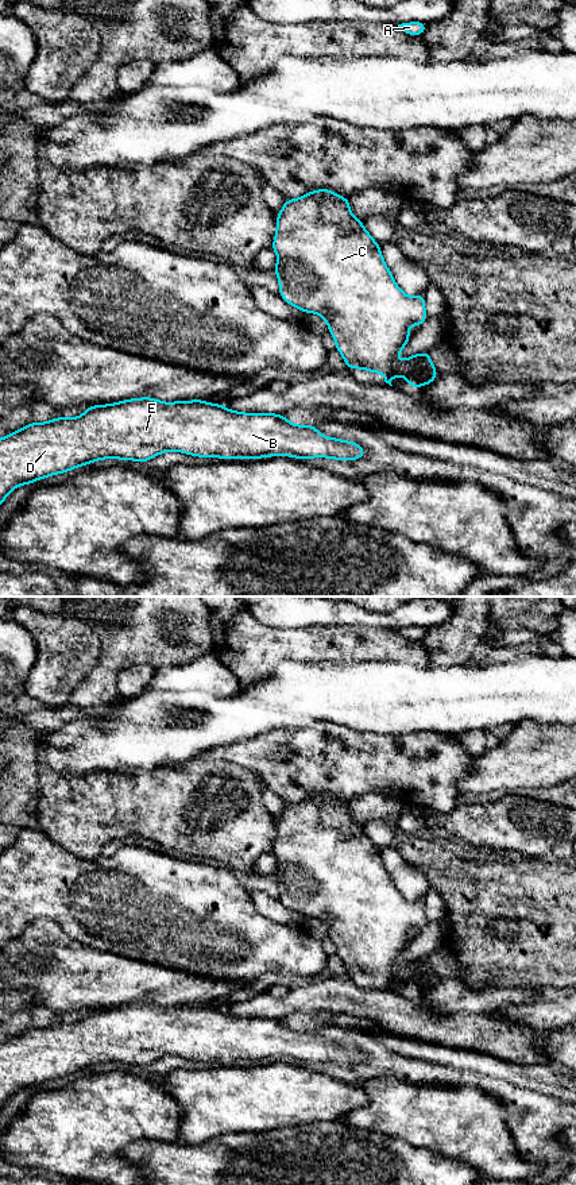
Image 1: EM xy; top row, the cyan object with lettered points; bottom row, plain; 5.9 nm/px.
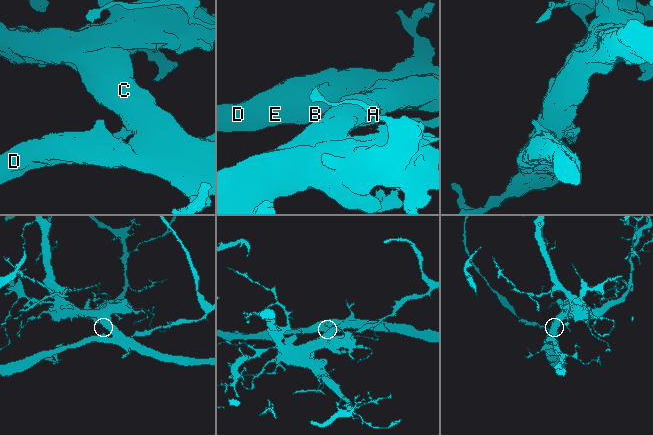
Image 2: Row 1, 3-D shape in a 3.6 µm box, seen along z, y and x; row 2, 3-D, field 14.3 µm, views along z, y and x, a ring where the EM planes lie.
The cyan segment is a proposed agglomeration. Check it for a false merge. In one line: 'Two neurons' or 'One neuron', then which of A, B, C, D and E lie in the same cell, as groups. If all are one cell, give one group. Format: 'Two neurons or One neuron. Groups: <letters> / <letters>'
Two neurons. Groups: A / B C D E

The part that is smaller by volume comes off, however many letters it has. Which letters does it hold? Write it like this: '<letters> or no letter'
A

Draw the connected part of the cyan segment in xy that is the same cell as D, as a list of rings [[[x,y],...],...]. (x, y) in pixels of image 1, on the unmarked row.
[[[151,1001],[88,1011],[78,1022],[31,1027],[0,1043],[0,1109],[20,1089],[63,1078],[101,1064],[144,1068],[166,1055],[200,1062],[262,1064],[267,1061],[359,1065],[366,1054],[357,1047],[322,1041],[316,1030],[294,1030],[275,1018],[233,1016],[204,1004],[162,1007]]]

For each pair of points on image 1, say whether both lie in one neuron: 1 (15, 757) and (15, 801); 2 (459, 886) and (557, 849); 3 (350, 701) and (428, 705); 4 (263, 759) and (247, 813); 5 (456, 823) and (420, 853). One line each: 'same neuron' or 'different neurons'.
1: same neuron
2: different neurons
3: same neuron
4: different neurons
5: different neurons

